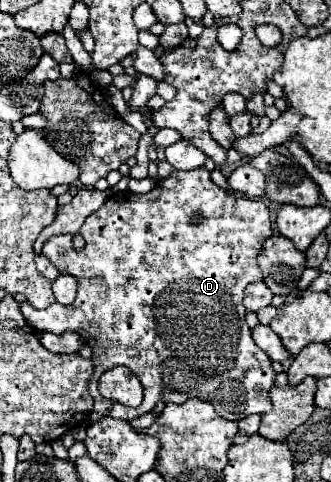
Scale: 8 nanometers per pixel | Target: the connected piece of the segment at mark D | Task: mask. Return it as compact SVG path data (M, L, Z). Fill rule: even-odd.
M206 168L174 170L174 174L164 180L148 194L134 194L130 190L112 194L84 220L80 234L86 246L82 250L72 248L72 234L48 238L42 246L42 254L50 258L58 272L72 274L78 280L76 300L70 306L52 304L44 310L22 304L20 312L34 330L52 334L74 330L92 348L94 378L88 390L94 396L94 420L102 416L132 420L148 414L158 402L184 404L188 398L200 398L212 404L222 418L232 422L240 422L250 414L266 414L272 410L268 392L274 386L276 372L272 370L272 360L262 354L252 340L252 332L244 320L246 308L242 296L250 282L262 280L256 256L264 240L272 236L270 212L262 200L234 196L218 188ZM196 214L202 216L202 224L198 226L190 224L190 218ZM114 366L128 366L140 378L144 402L138 408L122 406L100 394L98 380Z

